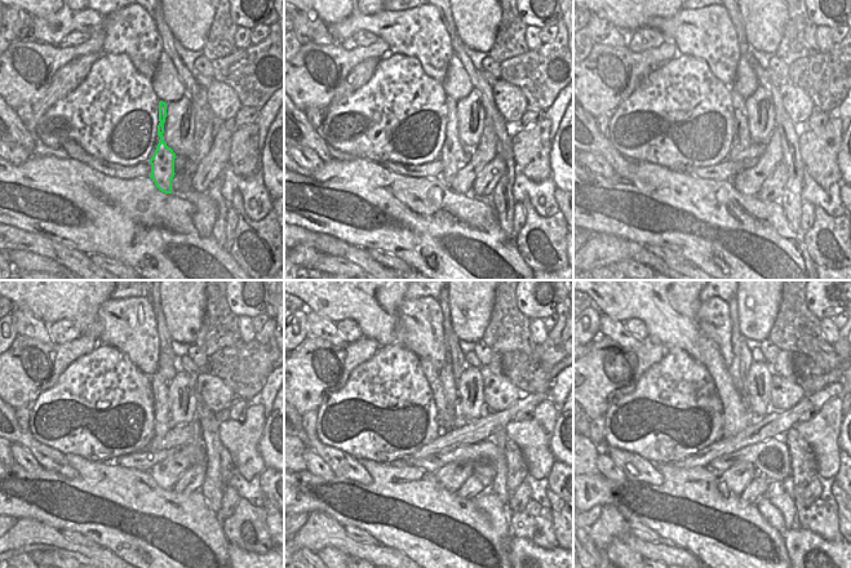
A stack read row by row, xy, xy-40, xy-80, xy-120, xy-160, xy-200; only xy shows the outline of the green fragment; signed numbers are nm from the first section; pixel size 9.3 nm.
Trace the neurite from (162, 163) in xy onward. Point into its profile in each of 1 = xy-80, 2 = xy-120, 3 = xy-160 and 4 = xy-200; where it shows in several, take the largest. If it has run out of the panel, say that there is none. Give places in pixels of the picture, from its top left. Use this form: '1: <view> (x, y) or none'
1: xy-80 (741, 140)
2: xy-120 (162, 417)
3: xy-160 (450, 386)
4: xy-200 (736, 336)

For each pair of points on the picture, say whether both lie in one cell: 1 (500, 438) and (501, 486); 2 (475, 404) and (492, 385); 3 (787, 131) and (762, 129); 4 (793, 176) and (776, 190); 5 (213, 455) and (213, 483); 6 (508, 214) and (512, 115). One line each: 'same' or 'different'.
1: same
2: different
3: different
4: different
5: same
6: different

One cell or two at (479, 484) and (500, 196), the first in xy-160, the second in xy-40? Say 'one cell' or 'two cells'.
two cells

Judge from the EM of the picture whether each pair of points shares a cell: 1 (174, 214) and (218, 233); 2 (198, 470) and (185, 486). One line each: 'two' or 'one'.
1: two
2: one

